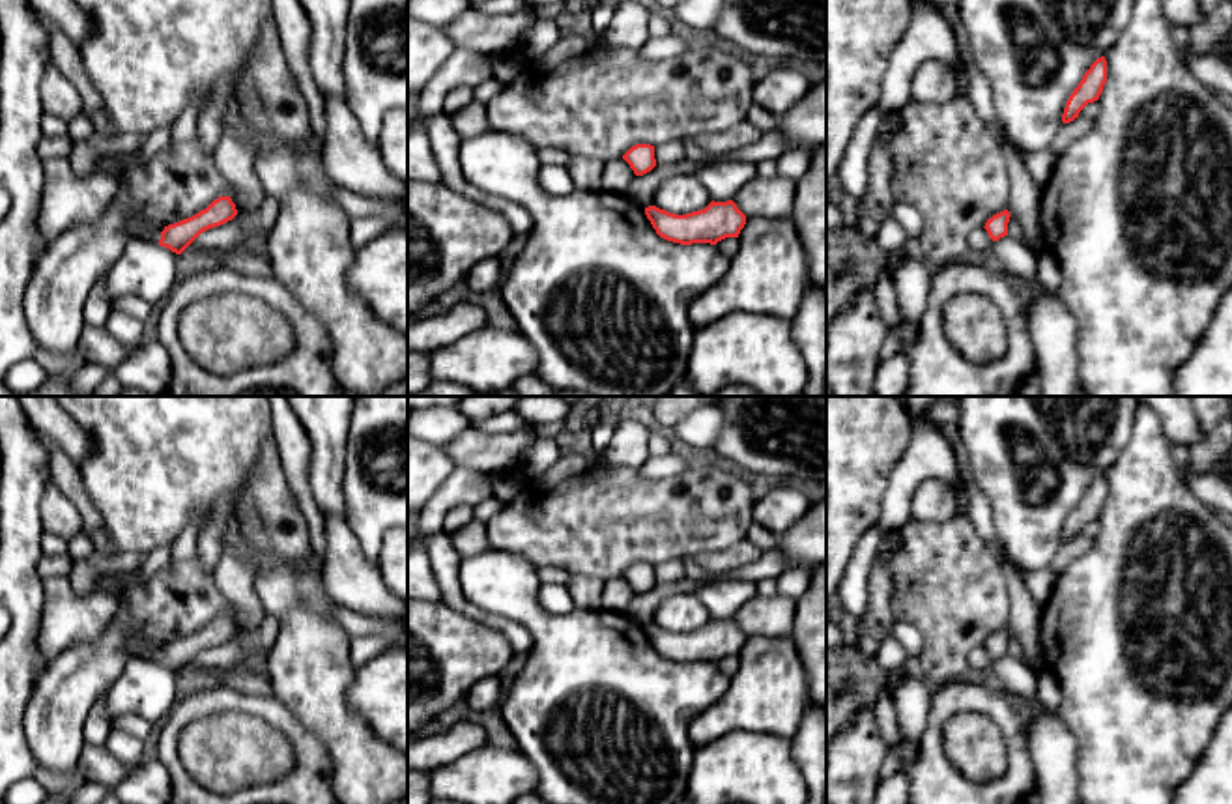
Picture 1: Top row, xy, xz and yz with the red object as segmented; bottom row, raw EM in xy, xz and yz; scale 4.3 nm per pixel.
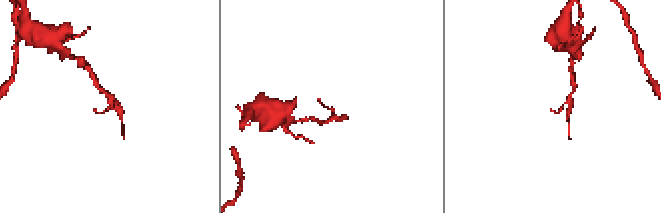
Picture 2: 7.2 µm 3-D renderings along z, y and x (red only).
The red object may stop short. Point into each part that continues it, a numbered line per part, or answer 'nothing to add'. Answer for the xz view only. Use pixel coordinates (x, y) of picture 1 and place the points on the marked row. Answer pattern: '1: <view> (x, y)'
1: xz (617, 174)

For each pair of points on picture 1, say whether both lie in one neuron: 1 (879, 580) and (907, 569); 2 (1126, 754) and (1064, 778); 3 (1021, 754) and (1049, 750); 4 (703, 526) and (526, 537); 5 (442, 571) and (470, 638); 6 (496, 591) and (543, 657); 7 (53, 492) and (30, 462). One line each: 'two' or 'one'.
1: two
2: two
3: two
4: one
5: two
6: one
7: two

